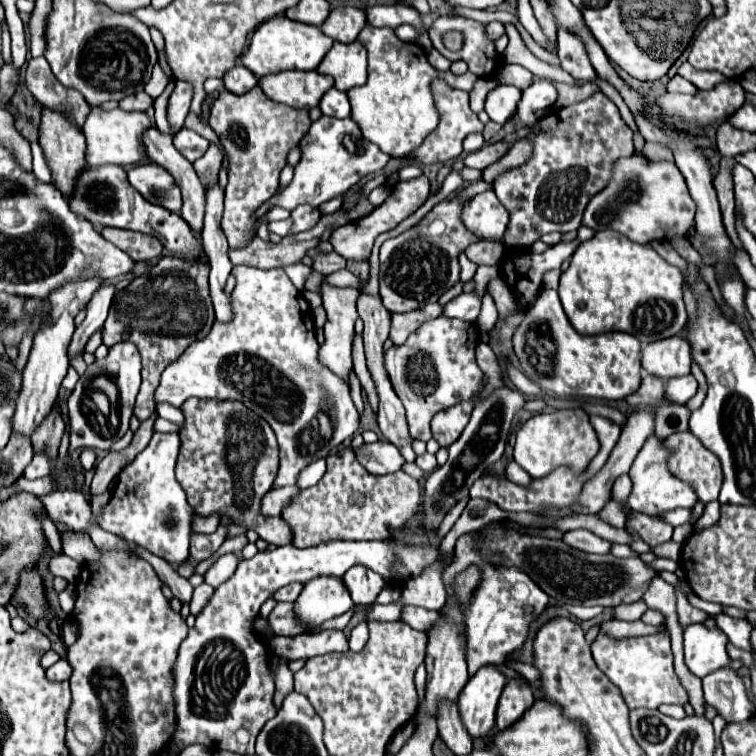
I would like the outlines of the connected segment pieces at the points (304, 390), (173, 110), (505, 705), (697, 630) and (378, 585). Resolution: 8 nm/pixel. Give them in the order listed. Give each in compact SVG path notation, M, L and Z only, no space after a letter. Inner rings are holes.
M236 265L232 273L236 277L236 287L232 291L232 323L214 323L206 339L194 341L174 363L170 363L162 373L154 399L156 403L170 403L174 407L182 407L190 397L244 403L256 415L264 417L276 433L280 445L280 469L274 489L298 485L298 475L306 465L324 459L334 447L356 433L360 413L352 403L350 387L344 385L344 381L338 381L338 377L332 377L328 369L320 369L320 363L316 363L318 341L312 325L314 317L306 311L310 305L288 275L282 269L258 269L250 265Z
M176 81L176 87L168 101L168 121L174 131L182 129L184 119L190 109L190 103L192 103L192 97L194 97L192 85L188 81Z
M510 679L500 695L500 703L496 711L496 727L500 731L508 729L526 713L526 709L530 709L532 703L534 703L534 695L530 685L520 679Z
M694 623L684 629L684 659L688 669L700 679L722 667L735 670L742 667L741 661L732 661L728 657L724 633L720 629L706 629L702 623Z
M352 567L344 573L342 577L352 601L356 605L374 605L376 603L376 597L378 593L382 591L382 587L386 585L386 581L378 575L378 573L372 573L370 569L364 569L364 567Z

